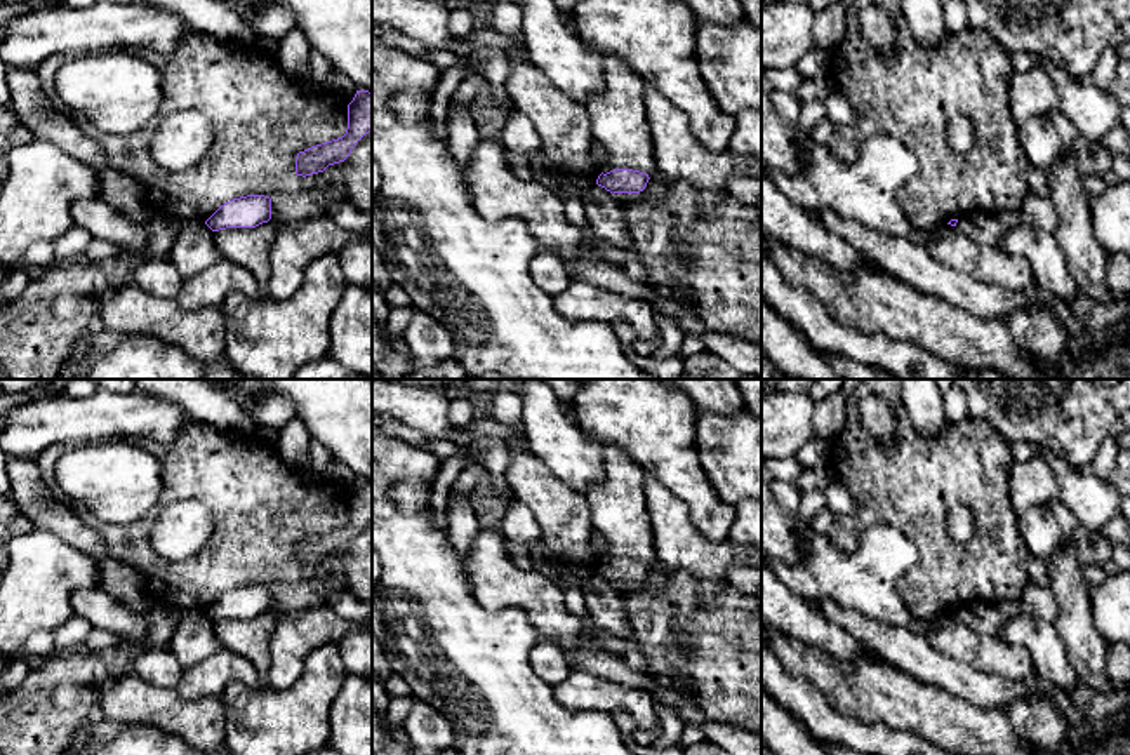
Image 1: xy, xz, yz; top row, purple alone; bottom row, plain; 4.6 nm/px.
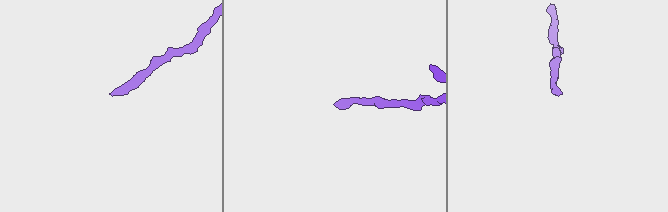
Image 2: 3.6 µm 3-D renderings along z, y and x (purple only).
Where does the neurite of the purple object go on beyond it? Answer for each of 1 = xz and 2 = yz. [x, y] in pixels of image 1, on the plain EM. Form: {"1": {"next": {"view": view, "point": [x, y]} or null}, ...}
{"1": {"next": null}, "2": {"next": null}}

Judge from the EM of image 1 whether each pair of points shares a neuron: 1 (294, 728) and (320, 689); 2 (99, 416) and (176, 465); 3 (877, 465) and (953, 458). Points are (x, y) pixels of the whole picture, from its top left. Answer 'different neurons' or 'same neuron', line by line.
1: same neuron
2: different neurons
3: same neuron

